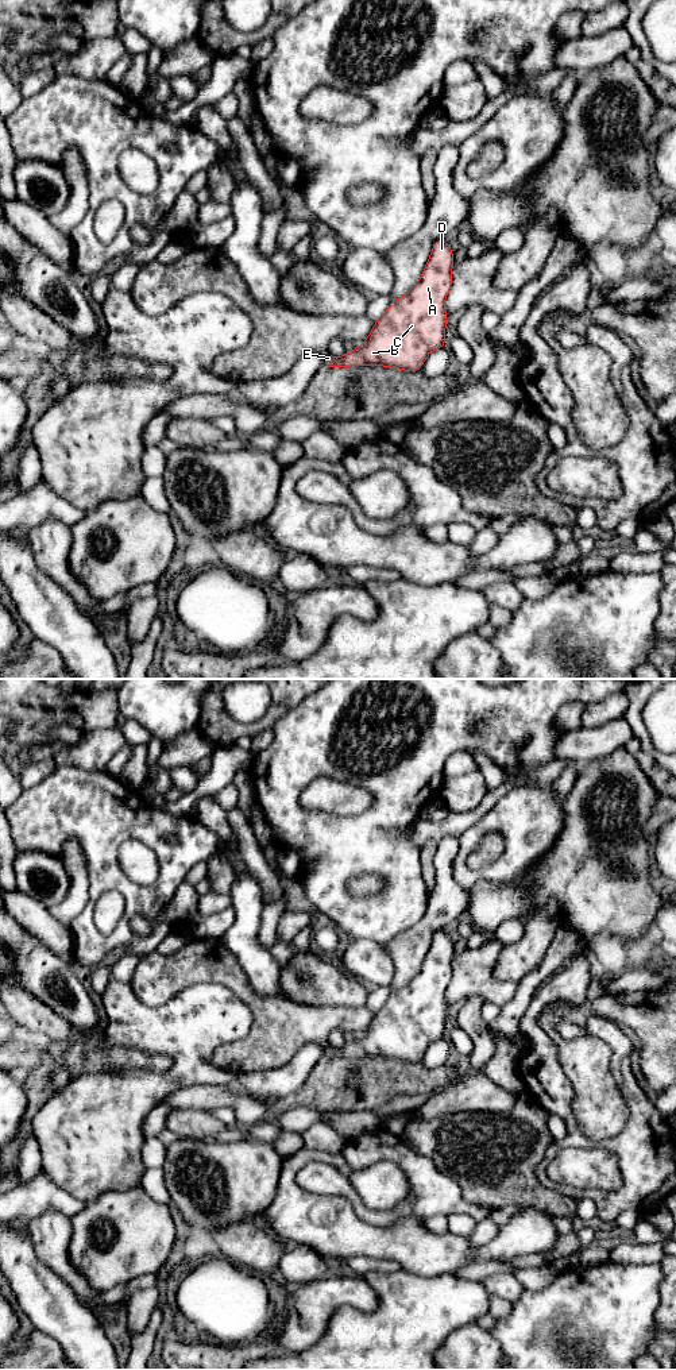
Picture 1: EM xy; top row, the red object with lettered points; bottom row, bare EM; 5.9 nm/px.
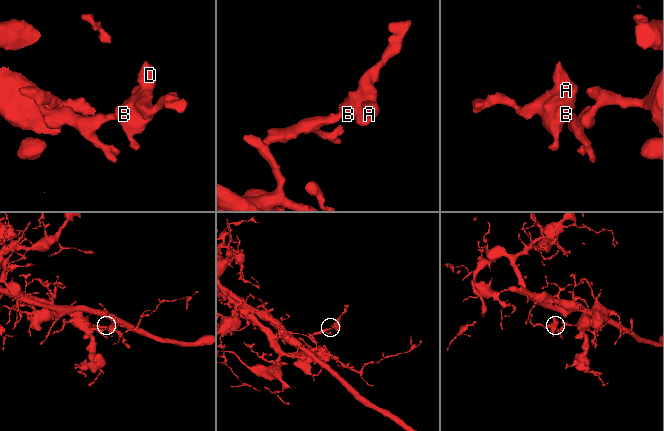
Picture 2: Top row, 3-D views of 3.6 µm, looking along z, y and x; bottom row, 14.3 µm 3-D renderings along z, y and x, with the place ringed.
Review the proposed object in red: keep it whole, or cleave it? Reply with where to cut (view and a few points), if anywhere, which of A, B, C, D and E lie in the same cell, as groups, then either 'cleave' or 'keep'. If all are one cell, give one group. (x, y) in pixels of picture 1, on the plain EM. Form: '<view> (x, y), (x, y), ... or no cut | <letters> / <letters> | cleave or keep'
no cut | A B C D E | keep

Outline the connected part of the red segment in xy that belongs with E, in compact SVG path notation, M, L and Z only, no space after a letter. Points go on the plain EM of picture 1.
M436 930L420 972L406 985L390 993L387 1002L375 1012L370 1026L356 1041L345 1043L341 1049L327 1043L322 1057L328 1060L383 1057L407 1064L421 1061L426 1047L447 1035L444 1024L448 1004L444 993L452 977L453 956L452 938L443 930Z

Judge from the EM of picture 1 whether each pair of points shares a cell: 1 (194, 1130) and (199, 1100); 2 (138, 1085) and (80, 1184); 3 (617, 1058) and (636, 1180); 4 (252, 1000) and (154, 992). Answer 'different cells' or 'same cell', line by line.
1: different cells
2: same cell
3: same cell
4: same cell

